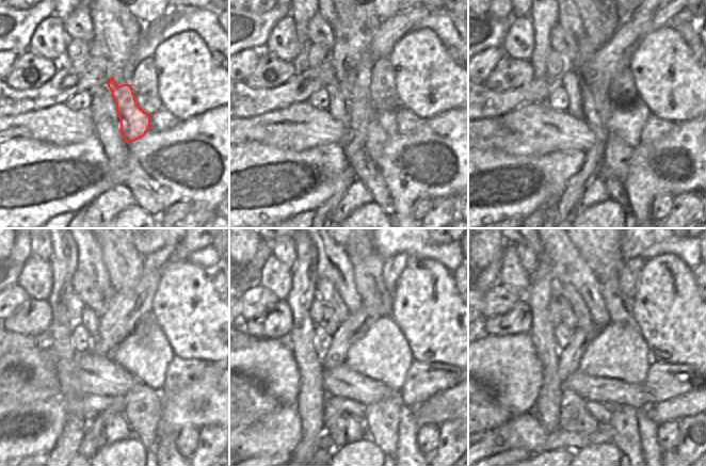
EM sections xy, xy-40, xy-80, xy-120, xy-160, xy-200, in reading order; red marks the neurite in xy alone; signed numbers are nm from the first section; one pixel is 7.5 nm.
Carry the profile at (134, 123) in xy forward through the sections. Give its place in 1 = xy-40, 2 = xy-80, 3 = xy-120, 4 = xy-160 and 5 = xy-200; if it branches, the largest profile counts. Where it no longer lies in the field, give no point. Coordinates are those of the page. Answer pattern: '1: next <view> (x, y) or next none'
1: next xy-40 (363, 124)
2: next xy-80 (597, 107)
3: next xy-120 (142, 404)
4: next xy-160 (382, 419)
5: next xy-200 (623, 423)

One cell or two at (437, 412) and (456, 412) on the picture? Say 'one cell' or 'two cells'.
two cells

